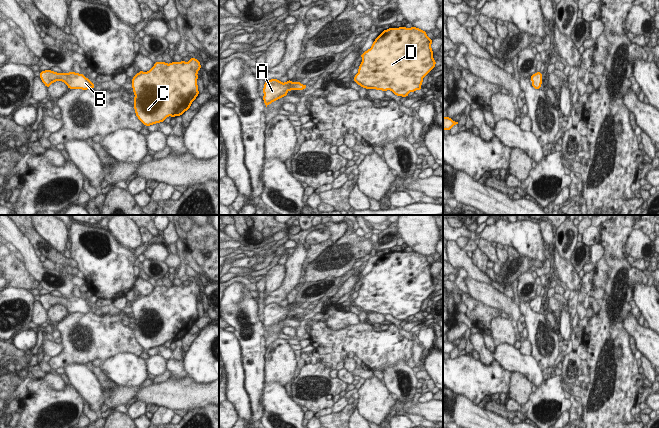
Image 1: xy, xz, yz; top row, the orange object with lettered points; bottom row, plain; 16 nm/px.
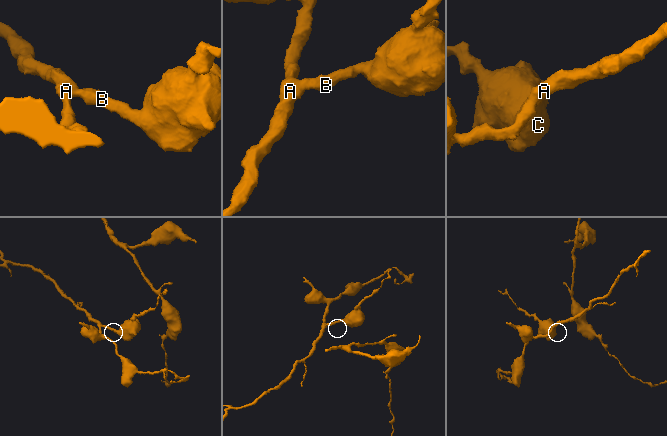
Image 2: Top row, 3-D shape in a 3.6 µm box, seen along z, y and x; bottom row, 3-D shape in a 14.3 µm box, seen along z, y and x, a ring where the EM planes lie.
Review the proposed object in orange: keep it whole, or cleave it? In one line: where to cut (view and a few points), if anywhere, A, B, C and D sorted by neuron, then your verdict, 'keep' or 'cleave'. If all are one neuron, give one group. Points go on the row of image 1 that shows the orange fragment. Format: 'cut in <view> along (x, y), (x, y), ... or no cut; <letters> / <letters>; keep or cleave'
no cut; A B C D; keep

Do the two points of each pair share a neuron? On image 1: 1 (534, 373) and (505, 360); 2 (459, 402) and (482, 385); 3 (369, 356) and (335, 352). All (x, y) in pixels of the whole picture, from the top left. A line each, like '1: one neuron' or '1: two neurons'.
1: one neuron
2: two neurons
3: one neuron

